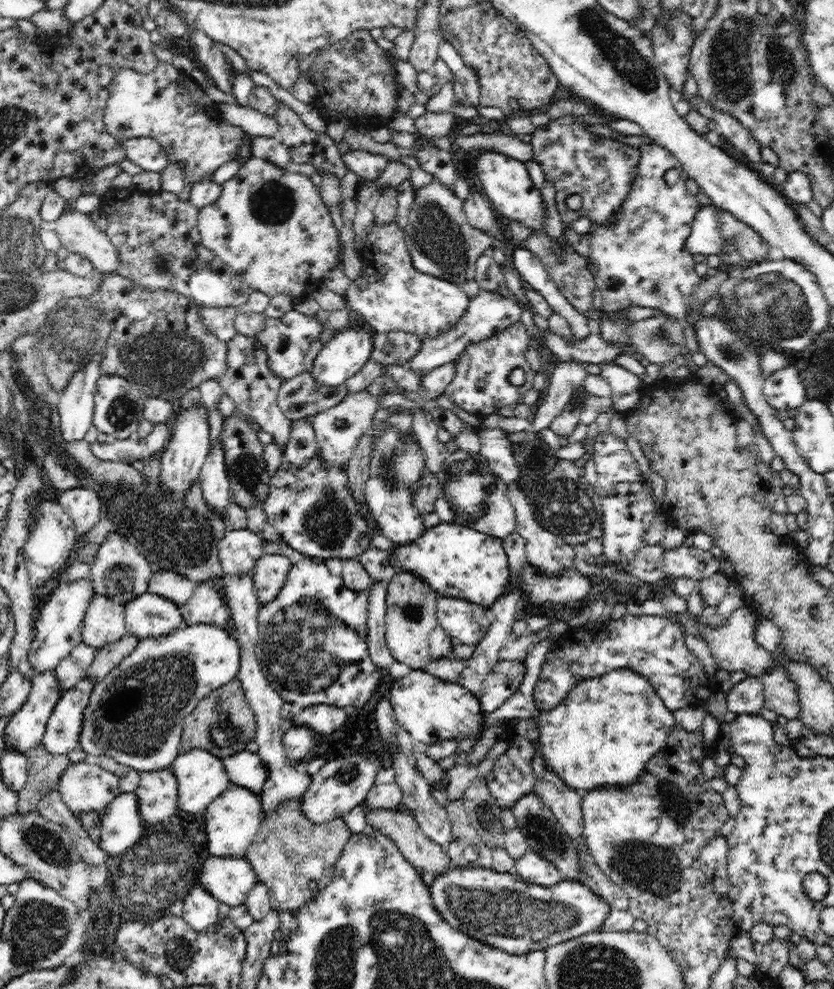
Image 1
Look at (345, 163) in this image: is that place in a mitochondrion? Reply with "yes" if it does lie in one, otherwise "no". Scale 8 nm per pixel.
no

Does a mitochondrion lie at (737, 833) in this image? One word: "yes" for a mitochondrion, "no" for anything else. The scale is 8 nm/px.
no

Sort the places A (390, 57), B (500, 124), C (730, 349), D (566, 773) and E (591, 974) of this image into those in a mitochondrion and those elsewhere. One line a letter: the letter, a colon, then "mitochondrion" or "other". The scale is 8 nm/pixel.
A: other
B: other
C: mitochondrion
D: other
E: mitochondrion

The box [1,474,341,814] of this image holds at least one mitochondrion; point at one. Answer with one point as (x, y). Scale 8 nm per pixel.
(135, 717)

